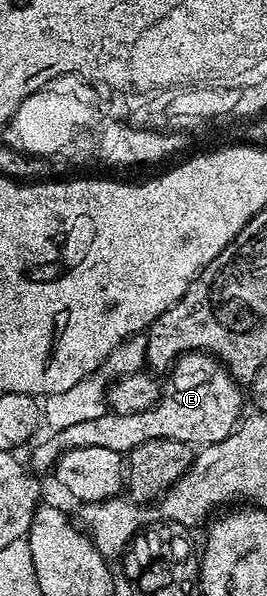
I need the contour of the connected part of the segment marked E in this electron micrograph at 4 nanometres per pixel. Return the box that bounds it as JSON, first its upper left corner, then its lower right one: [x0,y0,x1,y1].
[32,350,243,471]

